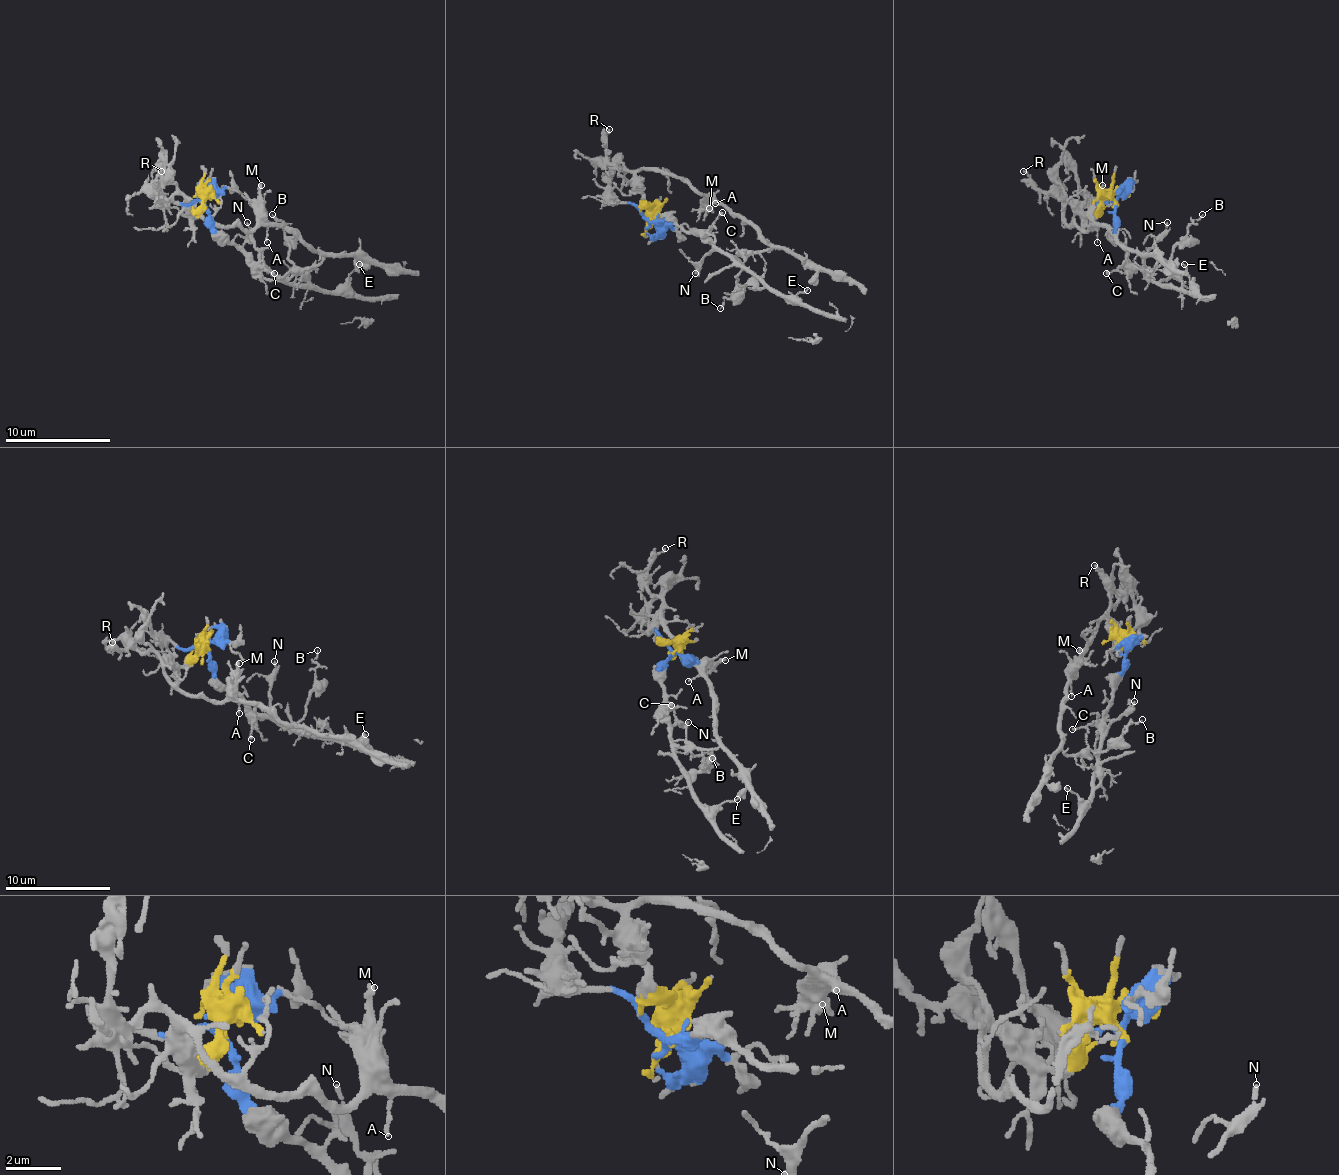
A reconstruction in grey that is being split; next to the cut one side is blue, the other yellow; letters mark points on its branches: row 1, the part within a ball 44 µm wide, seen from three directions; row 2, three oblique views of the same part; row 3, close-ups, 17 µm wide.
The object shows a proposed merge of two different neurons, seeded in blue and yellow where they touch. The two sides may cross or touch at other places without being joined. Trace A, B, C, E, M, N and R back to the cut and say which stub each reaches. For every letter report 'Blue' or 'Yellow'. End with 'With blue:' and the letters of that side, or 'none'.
A: Yellow
B: Blue
C: Blue
E: Blue
M: Yellow
N: Blue
R: Yellow
With blue: B, C, E, N

